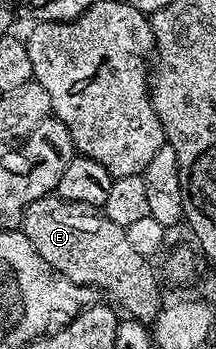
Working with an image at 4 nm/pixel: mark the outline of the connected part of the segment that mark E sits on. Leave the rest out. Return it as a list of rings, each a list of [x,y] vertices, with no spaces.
[[[51,193],[28,204],[21,217],[20,231],[33,244],[38,255],[41,255],[42,259],[45,259],[46,263],[54,267],[64,278],[70,279],[75,285],[84,285],[96,291],[99,289],[104,291],[128,311],[127,314],[135,321],[147,325],[155,321],[162,308],[162,300],[160,301],[160,291],[152,271],[152,263],[135,251],[134,247],[131,247],[125,228],[114,223],[95,206],[63,200]]]

